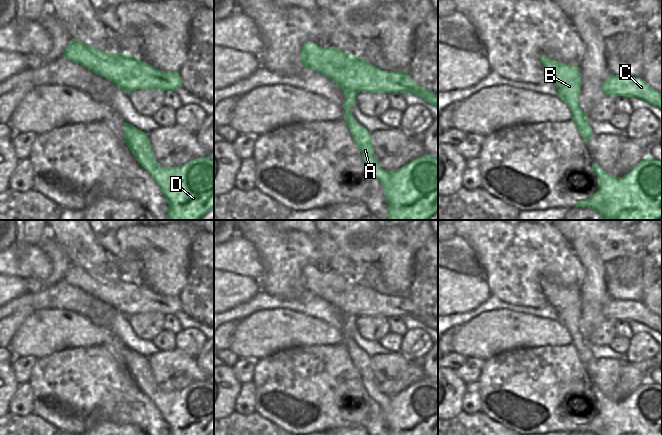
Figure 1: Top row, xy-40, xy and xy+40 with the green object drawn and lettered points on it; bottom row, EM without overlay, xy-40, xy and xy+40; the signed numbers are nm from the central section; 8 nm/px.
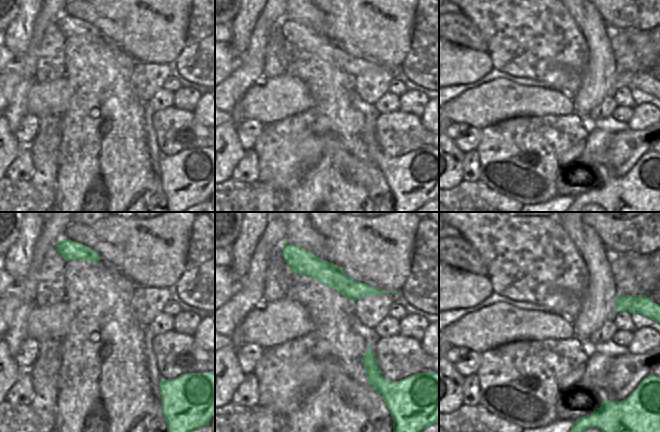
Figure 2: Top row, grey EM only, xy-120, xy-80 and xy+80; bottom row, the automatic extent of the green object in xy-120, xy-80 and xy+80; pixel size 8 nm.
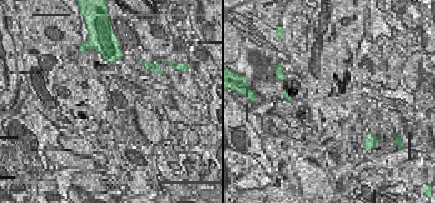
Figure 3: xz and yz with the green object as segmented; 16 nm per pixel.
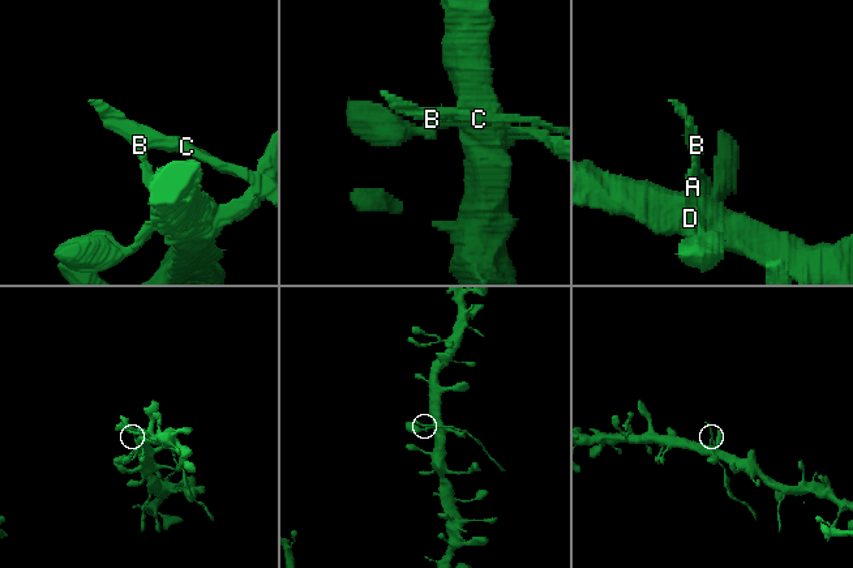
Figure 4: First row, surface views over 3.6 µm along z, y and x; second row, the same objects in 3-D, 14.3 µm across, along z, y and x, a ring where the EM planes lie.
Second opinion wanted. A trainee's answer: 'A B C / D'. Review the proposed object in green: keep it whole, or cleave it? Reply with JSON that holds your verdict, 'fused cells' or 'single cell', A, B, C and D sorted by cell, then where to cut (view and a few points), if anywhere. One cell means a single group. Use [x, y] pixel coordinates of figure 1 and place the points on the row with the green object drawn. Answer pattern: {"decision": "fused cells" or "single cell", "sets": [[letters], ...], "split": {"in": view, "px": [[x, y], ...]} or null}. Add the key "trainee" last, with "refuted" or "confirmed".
{"decision": "fused cells", "sets": [["A", "B", "C"], ["D"]], "split": {"in": "xy-40", "px": [[155, 159], [154, 164], [146, 169]]}, "trainee": "confirmed"}

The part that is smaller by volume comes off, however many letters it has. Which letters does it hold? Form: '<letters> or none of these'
A, B, C

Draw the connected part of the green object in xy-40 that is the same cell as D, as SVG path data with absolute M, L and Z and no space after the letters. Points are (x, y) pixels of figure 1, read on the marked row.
M199 157L179 167L163 167L154 160L154 166L146 169L158 184L168 202L167 220L201 220L214 208L214 157Z

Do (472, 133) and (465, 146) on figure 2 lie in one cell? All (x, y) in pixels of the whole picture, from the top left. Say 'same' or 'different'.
same

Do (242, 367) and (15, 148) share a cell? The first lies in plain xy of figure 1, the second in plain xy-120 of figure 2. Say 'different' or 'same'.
different

